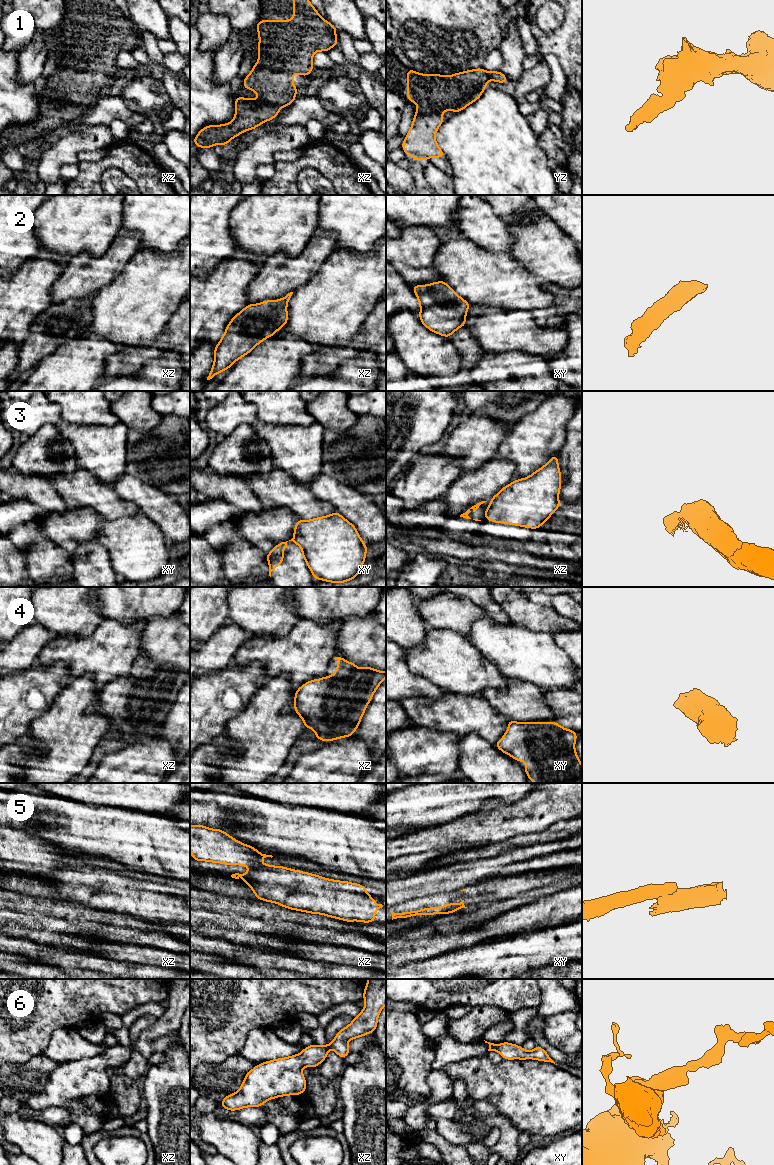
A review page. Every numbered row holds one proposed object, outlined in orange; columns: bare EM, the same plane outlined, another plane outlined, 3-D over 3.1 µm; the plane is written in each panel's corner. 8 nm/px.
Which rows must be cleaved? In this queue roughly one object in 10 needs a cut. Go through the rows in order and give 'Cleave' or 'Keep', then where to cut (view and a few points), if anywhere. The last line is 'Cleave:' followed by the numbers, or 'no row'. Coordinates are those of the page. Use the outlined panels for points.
1: Keep. No split
2: Keep. No split
3: Cleave. Split along xy (301, 547), (307, 563)
4: Keep. No split
5: Cleave. Split along xy (464, 906), (451, 908), (439, 913)
6: Keep. No split
Cleave: 3, 5

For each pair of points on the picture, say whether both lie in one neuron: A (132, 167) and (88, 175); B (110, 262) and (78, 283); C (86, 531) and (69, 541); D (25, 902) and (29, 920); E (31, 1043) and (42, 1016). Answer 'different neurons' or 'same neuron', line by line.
A: same neuron
B: same neuron
C: same neuron
D: different neurons
E: same neuron

